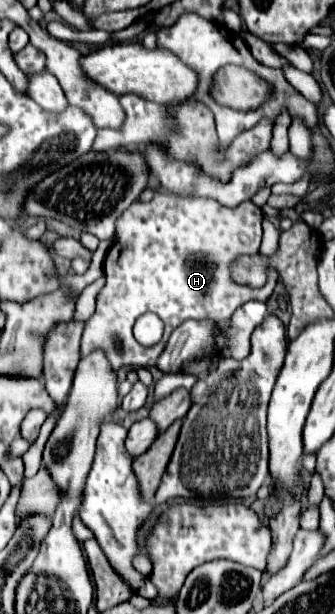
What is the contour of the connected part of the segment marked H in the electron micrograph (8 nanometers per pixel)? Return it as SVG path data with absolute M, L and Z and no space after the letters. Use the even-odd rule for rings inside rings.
M156 189L156 195L150 203L134 203L130 205L116 221L116 238L104 261L104 276L106 282L96 297L96 313L86 321L86 329L82 335L80 357L90 355L96 349L106 353L110 367L118 371L120 367L154 367L160 353L164 351L170 333L188 319L194 321L212 321L212 323L226 323L232 313L244 305L246 301L262 301L266 303L274 293L276 281L266 281L262 289L236 289L236 281L230 275L230 265L240 255L256 255L262 241L262 211L252 201L246 201L234 209L220 205L214 199L206 197L178 197ZM144 313L156 313L166 329L164 337L158 345L142 347L136 343L132 335L134 321ZM114 335L118 335L124 343L122 353L114 347Z

